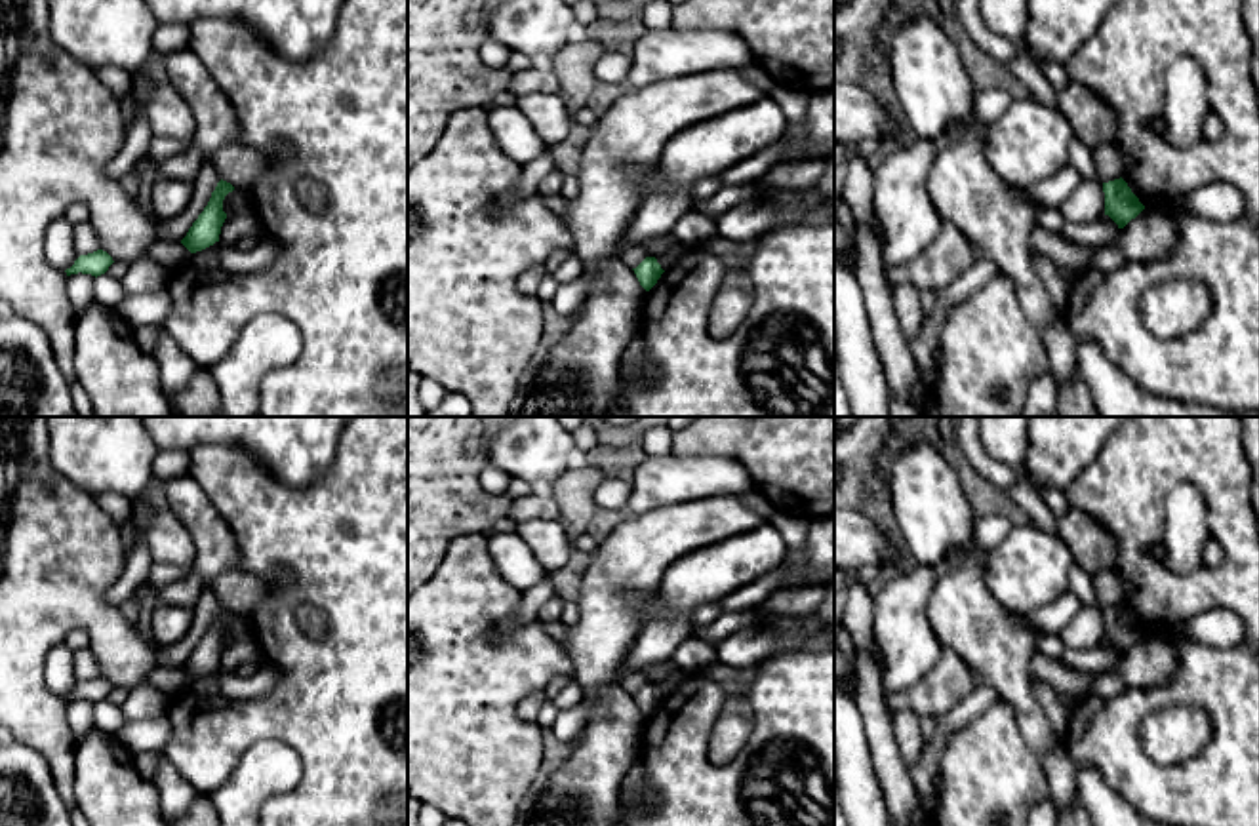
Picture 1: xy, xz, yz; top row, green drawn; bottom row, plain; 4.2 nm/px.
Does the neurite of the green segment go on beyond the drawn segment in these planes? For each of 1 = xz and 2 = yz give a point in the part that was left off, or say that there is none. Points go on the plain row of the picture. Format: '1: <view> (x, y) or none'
1: none
2: none

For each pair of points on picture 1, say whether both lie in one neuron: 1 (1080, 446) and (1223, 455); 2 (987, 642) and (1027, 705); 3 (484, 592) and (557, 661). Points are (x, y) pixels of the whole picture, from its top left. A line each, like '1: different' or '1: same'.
1: different
2: same
3: same

